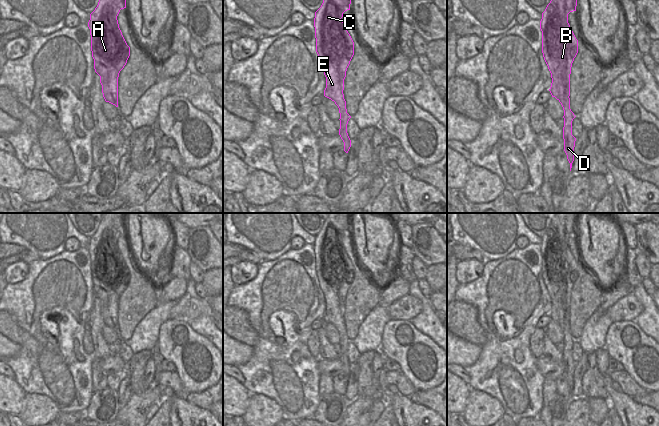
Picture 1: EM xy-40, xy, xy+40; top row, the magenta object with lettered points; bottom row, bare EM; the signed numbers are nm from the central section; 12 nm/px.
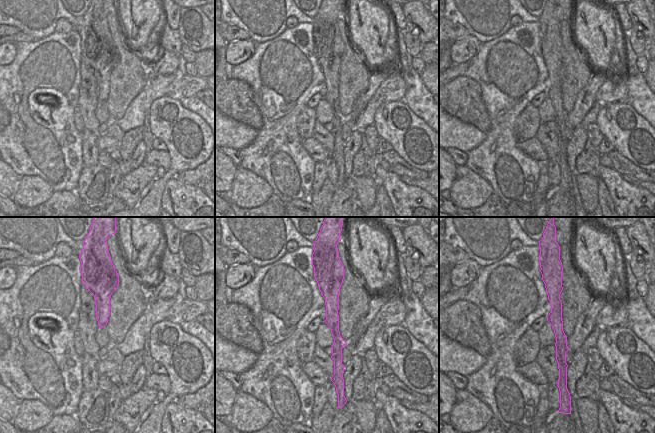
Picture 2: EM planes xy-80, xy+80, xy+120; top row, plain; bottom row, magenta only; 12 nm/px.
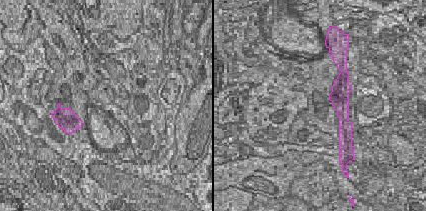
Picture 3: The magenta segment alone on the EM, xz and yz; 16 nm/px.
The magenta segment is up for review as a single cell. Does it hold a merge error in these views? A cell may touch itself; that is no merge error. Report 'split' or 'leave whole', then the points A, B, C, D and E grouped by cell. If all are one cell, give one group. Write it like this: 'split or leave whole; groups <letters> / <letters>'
split; groups A C D E / B

